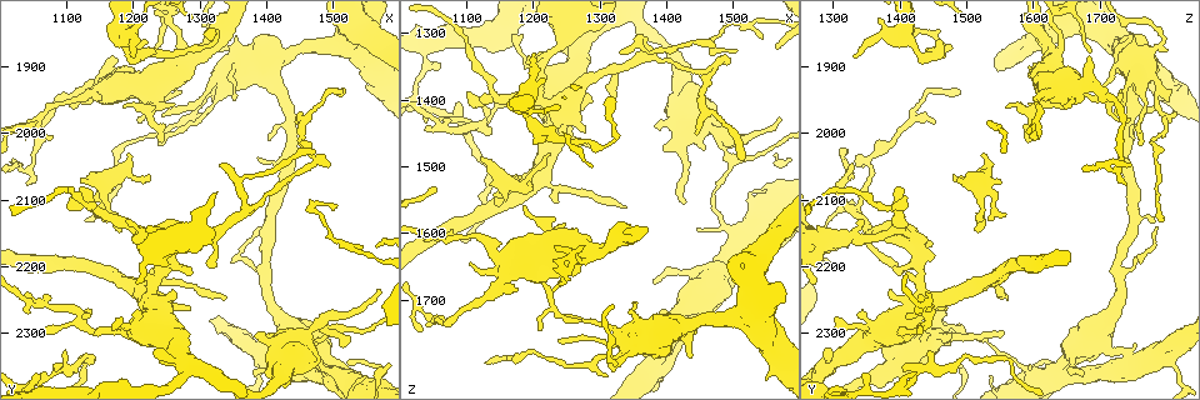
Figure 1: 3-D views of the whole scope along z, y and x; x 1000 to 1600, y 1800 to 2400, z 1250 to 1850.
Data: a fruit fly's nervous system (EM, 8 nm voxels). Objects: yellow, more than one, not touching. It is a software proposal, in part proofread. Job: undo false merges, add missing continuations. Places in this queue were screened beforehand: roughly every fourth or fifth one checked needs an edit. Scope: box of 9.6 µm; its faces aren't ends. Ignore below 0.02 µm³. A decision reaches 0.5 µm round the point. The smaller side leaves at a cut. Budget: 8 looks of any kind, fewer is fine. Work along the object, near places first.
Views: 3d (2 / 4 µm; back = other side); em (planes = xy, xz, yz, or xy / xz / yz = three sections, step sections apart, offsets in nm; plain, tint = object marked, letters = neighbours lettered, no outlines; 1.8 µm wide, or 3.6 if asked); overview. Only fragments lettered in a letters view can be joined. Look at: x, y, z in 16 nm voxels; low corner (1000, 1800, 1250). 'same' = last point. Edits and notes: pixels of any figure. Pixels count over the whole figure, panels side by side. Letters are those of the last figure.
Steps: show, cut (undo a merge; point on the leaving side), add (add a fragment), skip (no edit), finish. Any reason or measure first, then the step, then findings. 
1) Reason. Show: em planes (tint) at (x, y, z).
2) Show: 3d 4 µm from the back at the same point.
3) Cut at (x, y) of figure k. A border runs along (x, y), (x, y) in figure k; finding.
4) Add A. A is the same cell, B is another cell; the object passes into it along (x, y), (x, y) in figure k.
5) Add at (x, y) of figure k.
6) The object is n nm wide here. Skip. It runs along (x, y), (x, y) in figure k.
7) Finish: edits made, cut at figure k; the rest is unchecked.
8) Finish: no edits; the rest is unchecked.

Thin end. Show: em xz step 8 (letters) at (1180, 2145, 1515).

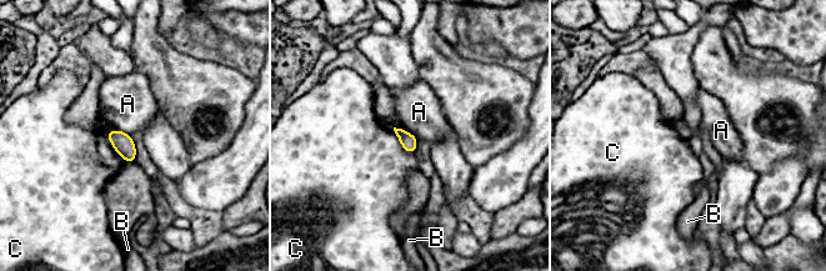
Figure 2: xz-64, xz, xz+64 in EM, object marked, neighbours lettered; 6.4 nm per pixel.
Skip. A, B and C are other cells; a border runs along (106, 129), (118, 129), (129, 134) in figure 2; no lettered fragment goes on from it.

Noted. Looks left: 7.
An open end. Show: em 3.6 µm planes (letters) at (1195, 2035, 1525).

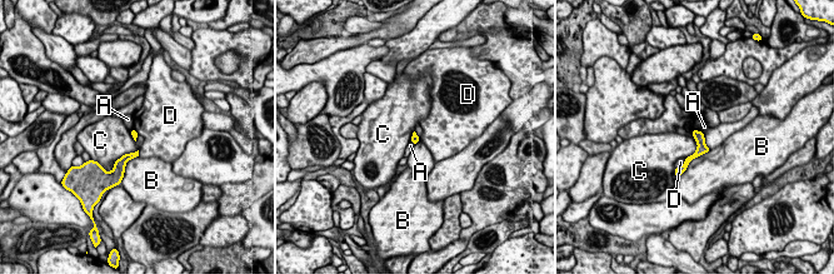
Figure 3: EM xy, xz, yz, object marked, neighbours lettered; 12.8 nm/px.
Skip. A, B, C and D are other cells; a border runs along (138, 149), (123, 154), (111, 172) in figure 3; none of them fits.

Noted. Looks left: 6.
Thin end. Show: em planes (tint) at (1325, 1850, 1400).

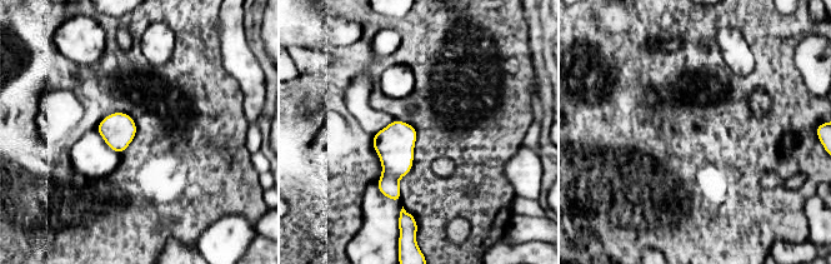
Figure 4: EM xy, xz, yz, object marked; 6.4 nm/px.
See the neighbours. Show: em planes (letters) at the same point.

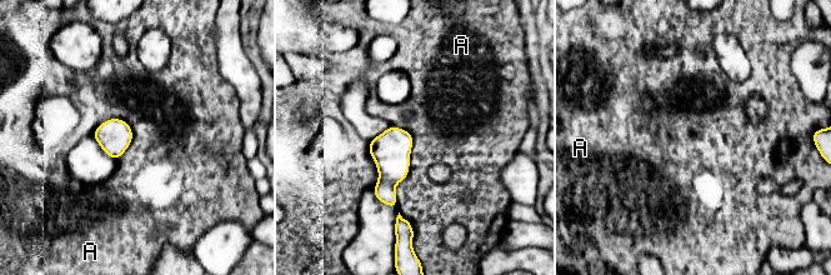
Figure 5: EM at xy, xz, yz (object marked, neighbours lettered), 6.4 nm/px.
Skip. A is another cell; a border runs along (390, 125), (413, 139), (396, 208) in figure 5; none of them fits.

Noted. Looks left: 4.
An open end. Show: 3d 4 µm at (1495, 2055, 1345).

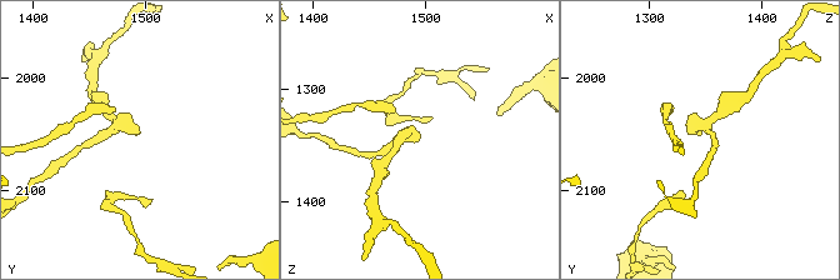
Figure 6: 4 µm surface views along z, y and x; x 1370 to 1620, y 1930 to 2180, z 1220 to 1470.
Show: em planes (letters) at (1492, 2050, 1344).

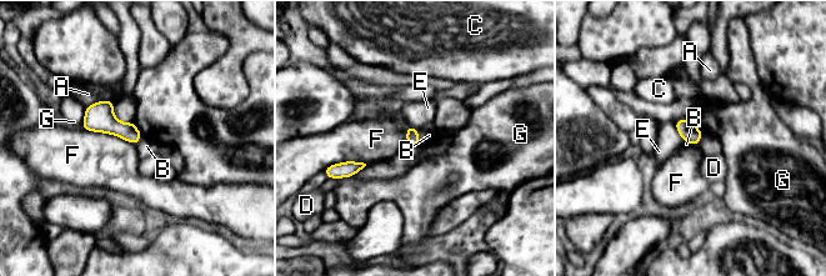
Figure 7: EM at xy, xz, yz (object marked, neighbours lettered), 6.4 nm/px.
Skip. A, B, C, D, E, F and G are other cells; a border runs along (417, 129), (421, 145) in figure 7; no lettered fragment goes on from it.

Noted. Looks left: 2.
Finish: no edits; the rest is unchecked.

